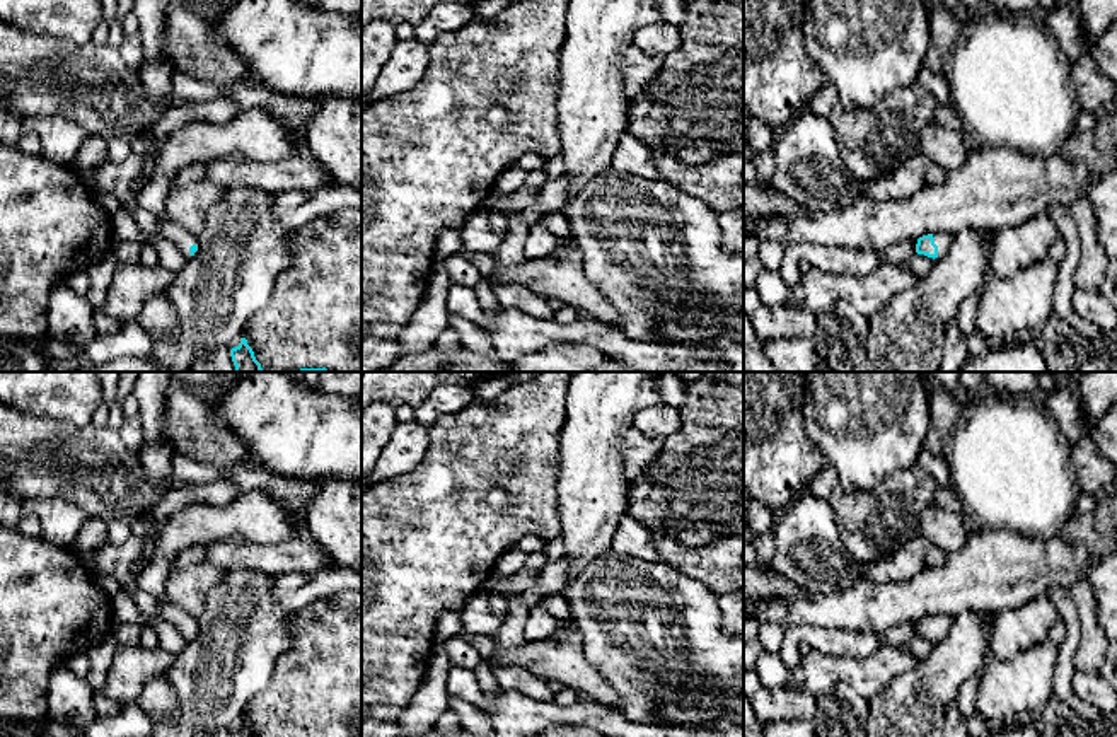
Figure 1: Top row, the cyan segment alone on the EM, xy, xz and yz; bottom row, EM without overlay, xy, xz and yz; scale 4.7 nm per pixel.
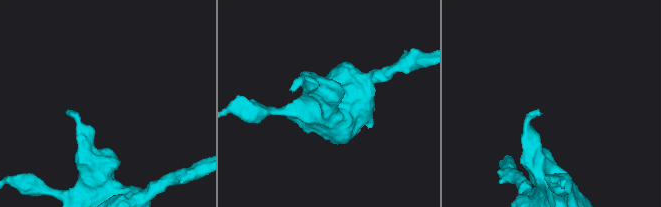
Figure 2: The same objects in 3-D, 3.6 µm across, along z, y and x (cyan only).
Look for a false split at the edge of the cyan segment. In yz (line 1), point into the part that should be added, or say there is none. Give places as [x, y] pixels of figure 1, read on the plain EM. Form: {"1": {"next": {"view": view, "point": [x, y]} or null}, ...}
{"1": {"next": {"view": "yz", "point": [942, 621]}}}

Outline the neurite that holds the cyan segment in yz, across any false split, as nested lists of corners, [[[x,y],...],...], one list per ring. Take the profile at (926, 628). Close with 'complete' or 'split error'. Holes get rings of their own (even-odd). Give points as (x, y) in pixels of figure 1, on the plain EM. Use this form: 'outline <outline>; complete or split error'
outline [[[935,614],[917,621],[916,635],[928,640],[941,640],[953,624],[953,614]]]; split error

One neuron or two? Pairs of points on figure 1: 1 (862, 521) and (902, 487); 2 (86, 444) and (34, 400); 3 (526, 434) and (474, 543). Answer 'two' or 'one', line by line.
1: one
2: two
3: one

